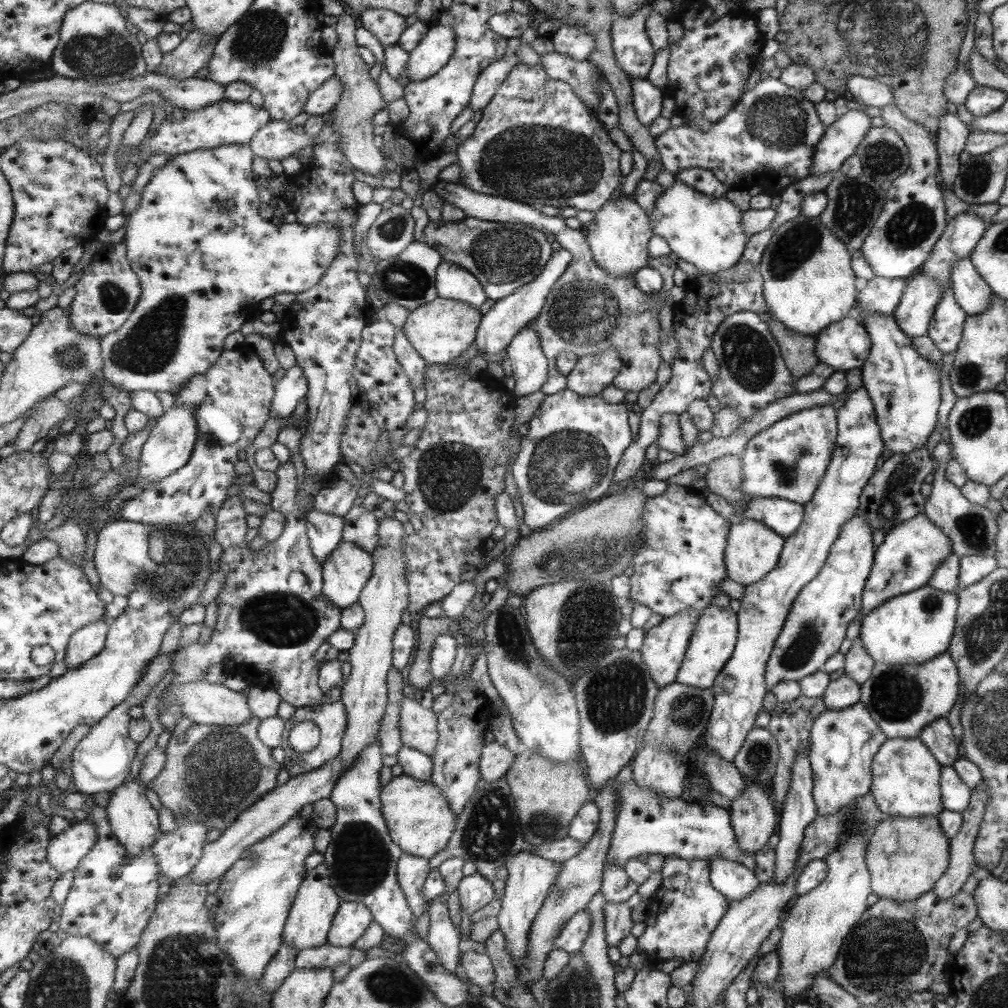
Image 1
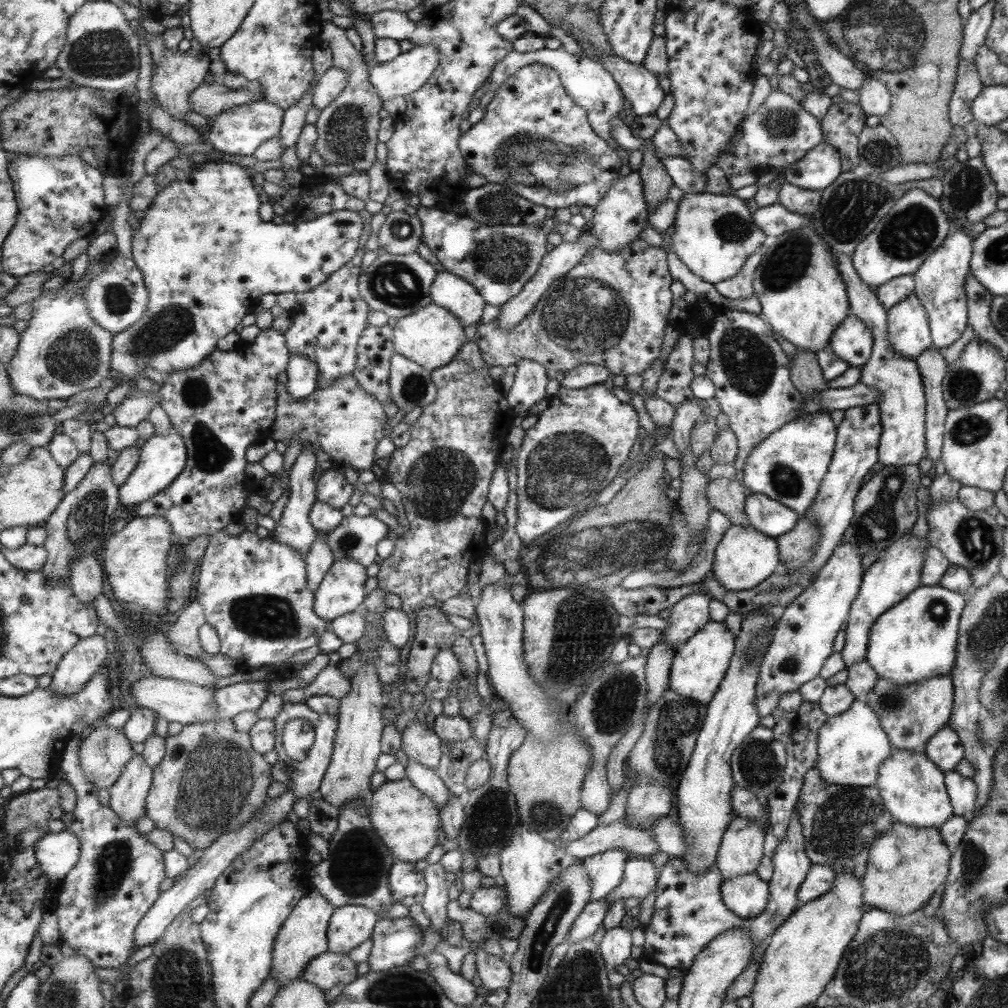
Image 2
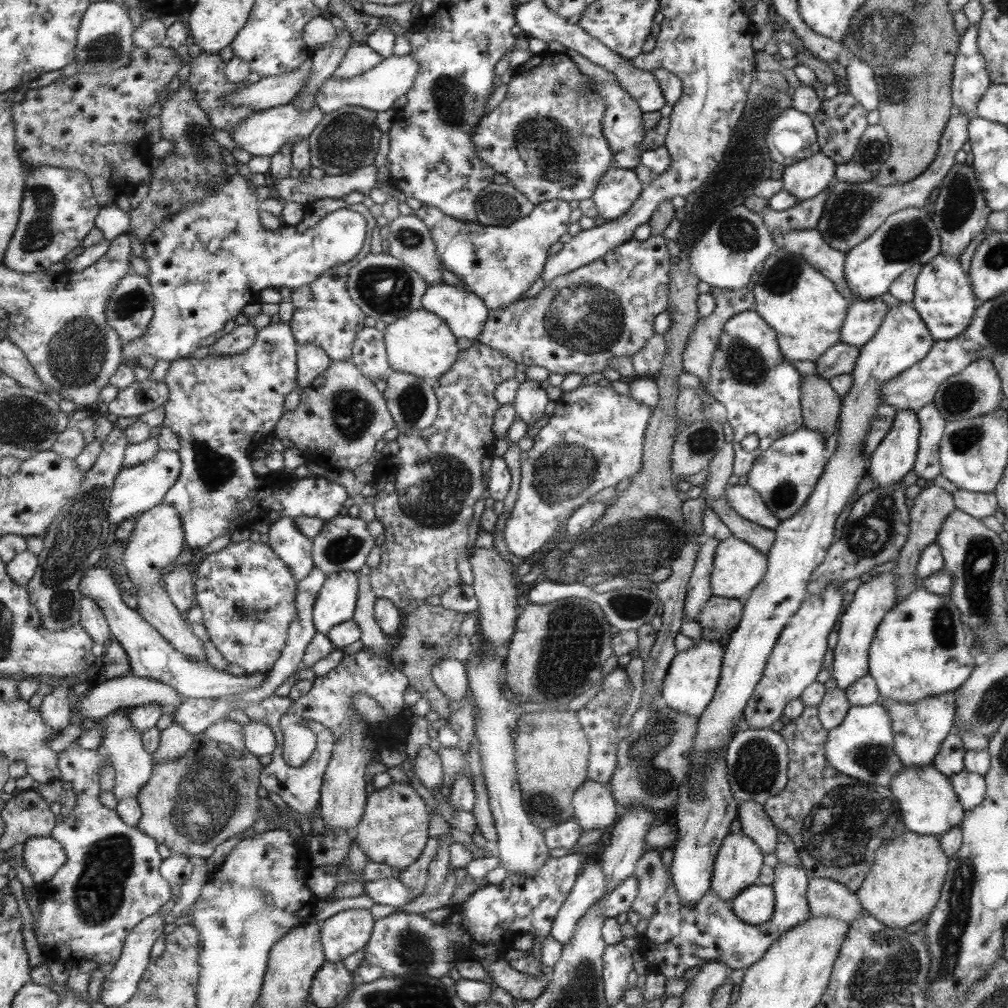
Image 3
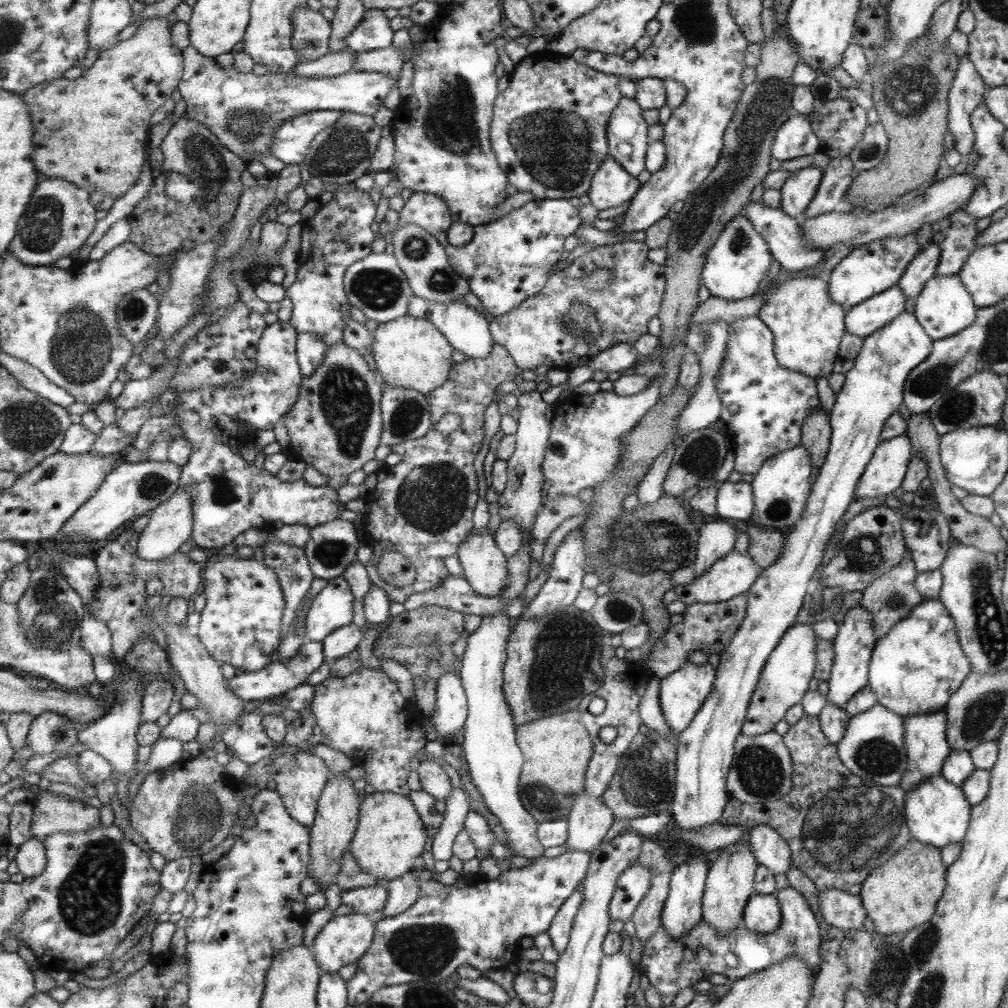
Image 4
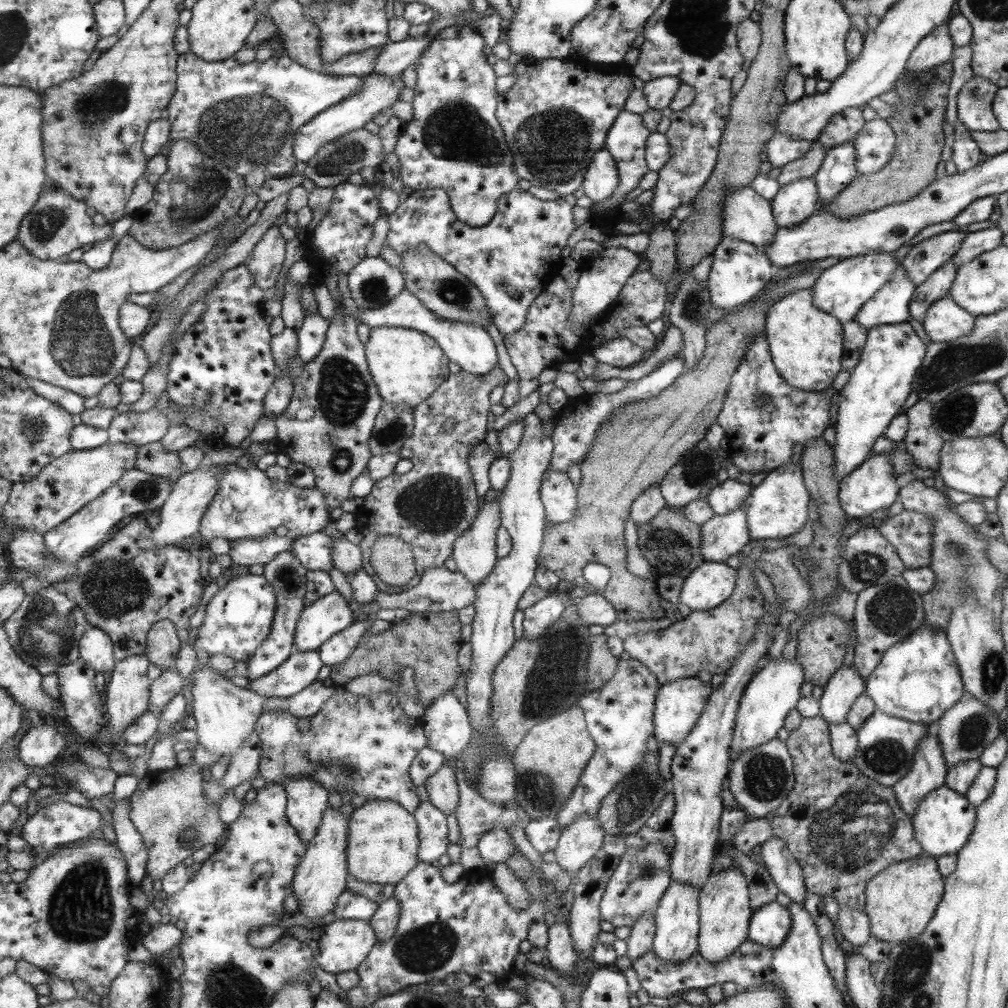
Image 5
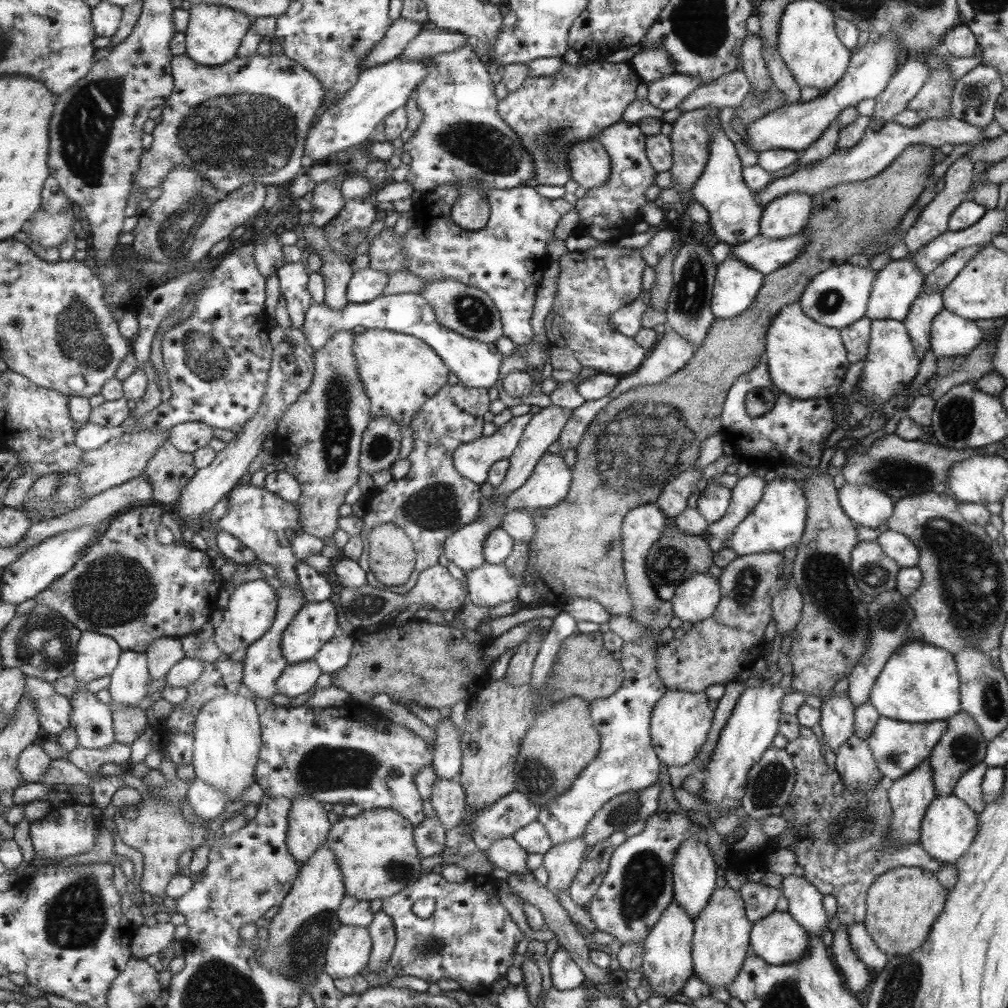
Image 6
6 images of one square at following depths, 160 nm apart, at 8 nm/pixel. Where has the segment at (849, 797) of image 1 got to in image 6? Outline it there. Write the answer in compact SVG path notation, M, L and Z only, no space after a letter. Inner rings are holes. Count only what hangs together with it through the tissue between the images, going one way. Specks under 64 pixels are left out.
M879 717L873 732L866 739L869 751L887 783L893 782L911 772L923 761L930 759L937 742L948 729L945 721L920 723L899 722L897 719Z

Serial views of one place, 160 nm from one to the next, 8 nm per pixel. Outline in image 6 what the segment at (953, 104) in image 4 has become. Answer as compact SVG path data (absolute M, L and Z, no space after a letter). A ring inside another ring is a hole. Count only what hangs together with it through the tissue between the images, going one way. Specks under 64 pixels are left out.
M964 154L949 164L944 172L943 190L940 193L936 193L931 201L922 208L914 223L902 236L901 241L908 252L906 258L910 258L911 254L917 252L922 246L926 246L929 241L932 241L940 234L942 235L947 230L948 218L951 216L953 210L956 209L956 206L959 206L960 202L968 198L966 194L970 192L973 185L971 181L971 178L973 178L972 165L970 158L967 158Z

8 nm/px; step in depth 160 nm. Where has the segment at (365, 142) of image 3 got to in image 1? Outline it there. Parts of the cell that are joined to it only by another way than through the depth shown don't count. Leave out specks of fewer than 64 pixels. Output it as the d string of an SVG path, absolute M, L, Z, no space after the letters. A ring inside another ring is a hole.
M343 14L332 29L338 34L338 43L332 50L333 59L337 62L337 76L342 80L344 92L341 100L336 104L332 112L331 129L335 133L341 133L339 147L344 151L344 155L353 163L354 168L361 172L370 174L373 178L385 176L385 158L383 153L375 146L375 114L379 114L383 108L387 108L387 102L383 100L379 80L371 78L370 68L361 58L359 44L355 40L357 32L357 22L355 17Z

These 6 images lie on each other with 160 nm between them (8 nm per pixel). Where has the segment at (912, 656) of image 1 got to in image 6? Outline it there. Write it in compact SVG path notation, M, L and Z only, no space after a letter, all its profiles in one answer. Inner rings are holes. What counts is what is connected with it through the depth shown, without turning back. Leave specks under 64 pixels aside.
M913 641L901 644L889 655L871 687L867 701L880 717L899 722L945 721L960 710L958 686L954 655L927 642Z

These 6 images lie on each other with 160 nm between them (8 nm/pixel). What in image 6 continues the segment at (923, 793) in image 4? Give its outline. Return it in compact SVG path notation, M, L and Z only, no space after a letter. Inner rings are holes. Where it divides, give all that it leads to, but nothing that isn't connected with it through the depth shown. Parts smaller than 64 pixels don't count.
M937 795L928 806L923 818L923 828L920 829L919 844L934 859L939 862L956 862L975 840L979 832L978 815L962 799L955 795Z

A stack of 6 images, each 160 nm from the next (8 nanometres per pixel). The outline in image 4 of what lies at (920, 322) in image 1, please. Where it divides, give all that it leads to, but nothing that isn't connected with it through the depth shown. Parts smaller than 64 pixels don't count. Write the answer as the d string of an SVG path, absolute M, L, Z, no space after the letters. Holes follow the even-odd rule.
M907 312L898 314L887 325L862 338L862 345L853 366L844 373L842 387L835 394L836 399L829 418L831 420L831 444L828 446L827 457L808 495L804 513L801 514L800 521L797 521L796 525L786 532L784 549L781 550L780 557L771 566L760 570L751 588L747 590L747 614L745 614L744 622L740 624L740 628L736 630L733 638L724 648L724 652L719 656L712 692L708 694L688 728L683 729L677 736L679 744L677 744L675 761L675 790L673 804L669 808L672 826L681 830L695 830L717 823L723 816L723 806L728 804L730 797L727 793L728 770L731 768L736 738L741 735L741 726L747 714L753 689L759 682L768 656L776 648L784 632L795 623L797 613L805 598L807 582L819 566L822 555L825 554L825 546L835 540L831 539L835 522L855 500L856 486L860 482L861 474L868 466L876 446L880 444L880 432L887 424L888 417L901 409L903 405L904 384L908 374L928 357L933 341L916 321L914 314Z

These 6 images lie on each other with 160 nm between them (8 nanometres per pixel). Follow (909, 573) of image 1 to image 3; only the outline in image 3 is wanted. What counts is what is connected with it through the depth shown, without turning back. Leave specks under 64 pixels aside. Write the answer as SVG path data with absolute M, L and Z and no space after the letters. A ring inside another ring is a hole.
M892 565L882 568L877 577L861 583L853 593L851 603L841 614L837 632L837 642L831 650L832 667L830 677L835 680L836 688L845 690L868 674L868 648L875 640L876 628L886 613L896 605L896 575Z

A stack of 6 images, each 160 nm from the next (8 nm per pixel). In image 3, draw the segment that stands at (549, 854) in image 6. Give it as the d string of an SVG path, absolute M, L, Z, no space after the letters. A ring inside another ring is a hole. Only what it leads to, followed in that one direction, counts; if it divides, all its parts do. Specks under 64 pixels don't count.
M590 778L575 793L574 806L574 816L584 832L603 831L620 813L608 785Z

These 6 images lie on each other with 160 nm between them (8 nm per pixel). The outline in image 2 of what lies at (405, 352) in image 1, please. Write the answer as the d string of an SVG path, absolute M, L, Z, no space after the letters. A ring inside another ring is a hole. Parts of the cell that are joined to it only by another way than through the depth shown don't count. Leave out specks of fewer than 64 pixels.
M395 351L392 356L392 369L390 376L390 398L403 412L413 412L415 408L421 408L421 412L433 404L438 397L438 386L432 379L432 371L423 368L420 364L409 360L407 357Z

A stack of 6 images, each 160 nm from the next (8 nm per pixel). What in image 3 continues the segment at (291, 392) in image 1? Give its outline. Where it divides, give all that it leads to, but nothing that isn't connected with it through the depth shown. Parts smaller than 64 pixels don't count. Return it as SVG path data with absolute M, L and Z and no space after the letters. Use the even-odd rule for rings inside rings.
M300 345L298 350L298 384L304 389L319 375L322 375L332 363L332 358L317 345Z

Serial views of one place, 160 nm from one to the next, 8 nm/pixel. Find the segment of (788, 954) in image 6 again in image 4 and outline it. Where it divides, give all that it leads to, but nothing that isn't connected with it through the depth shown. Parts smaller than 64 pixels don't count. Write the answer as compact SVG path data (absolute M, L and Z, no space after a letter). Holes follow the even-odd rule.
M753 893L745 905L741 926L759 933L772 933L780 925L780 903L771 894Z

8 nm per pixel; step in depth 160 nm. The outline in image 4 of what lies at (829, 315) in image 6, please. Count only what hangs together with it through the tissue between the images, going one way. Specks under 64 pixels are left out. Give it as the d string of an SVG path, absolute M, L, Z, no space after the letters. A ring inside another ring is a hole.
M910 232L902 236L874 240L851 249L851 252L836 264L826 278L832 301L839 303L846 311L895 285L903 277L904 270L909 266L912 258L924 248L915 241L915 237L916 232Z

